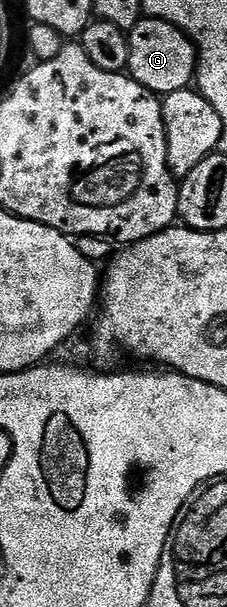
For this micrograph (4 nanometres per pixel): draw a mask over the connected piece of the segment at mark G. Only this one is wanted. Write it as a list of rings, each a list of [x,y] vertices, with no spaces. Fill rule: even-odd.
[[[145,18],[128,33],[130,62],[128,72],[143,88],[163,98],[189,87],[196,78],[196,45],[182,29],[164,20]]]

